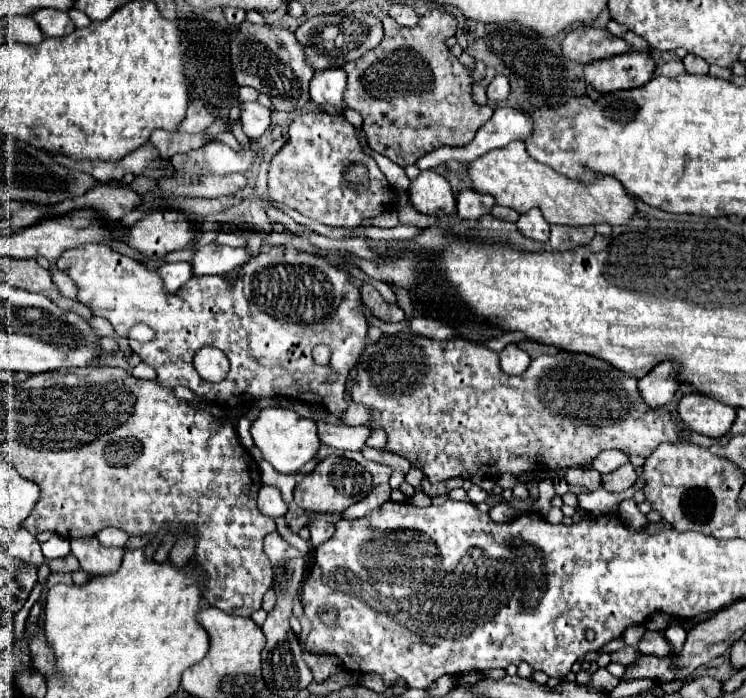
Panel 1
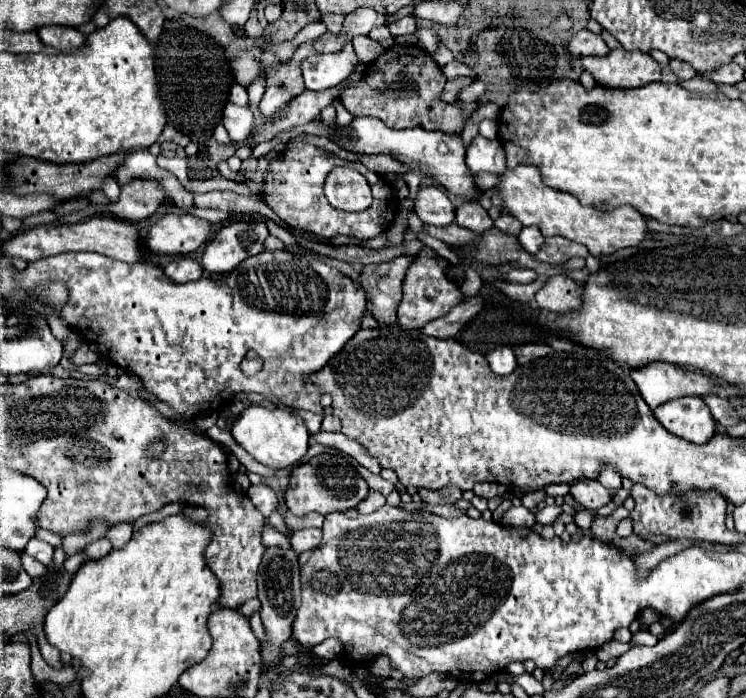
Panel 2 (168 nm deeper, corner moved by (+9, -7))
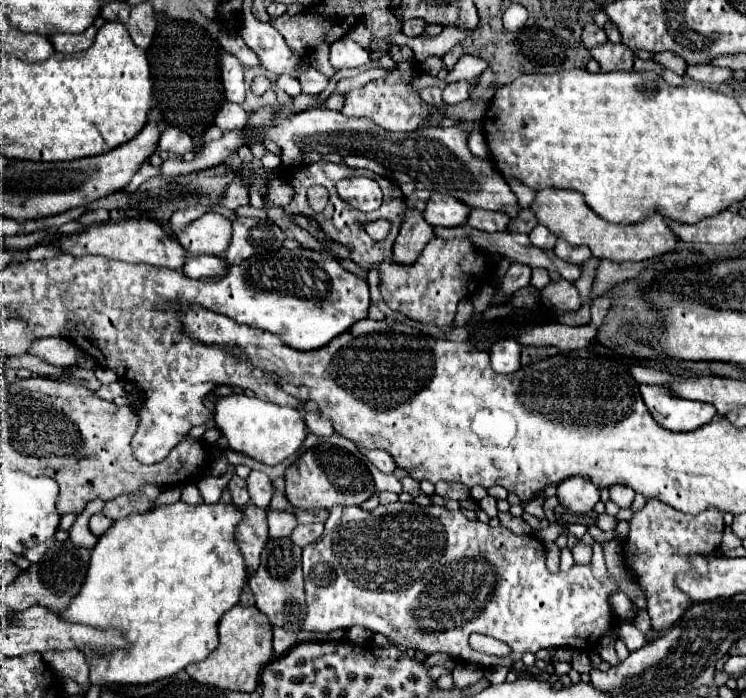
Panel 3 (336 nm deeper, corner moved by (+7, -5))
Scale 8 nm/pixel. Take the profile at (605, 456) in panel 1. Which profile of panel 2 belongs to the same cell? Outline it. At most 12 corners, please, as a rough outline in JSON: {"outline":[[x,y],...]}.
{"outline":[[609,466],[601,472],[599,482],[609,490],[621,488],[621,476]]}

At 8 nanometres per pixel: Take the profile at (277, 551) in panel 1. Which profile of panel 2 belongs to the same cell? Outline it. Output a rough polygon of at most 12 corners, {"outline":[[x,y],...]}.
{"outline":[[269,522],[263,528],[263,544],[289,548],[289,536]]}

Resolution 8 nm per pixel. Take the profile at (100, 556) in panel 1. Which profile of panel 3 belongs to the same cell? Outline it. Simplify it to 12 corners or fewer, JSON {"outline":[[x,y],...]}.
{"outline":[[101,512],[89,520],[91,532],[99,538],[111,528]]}

